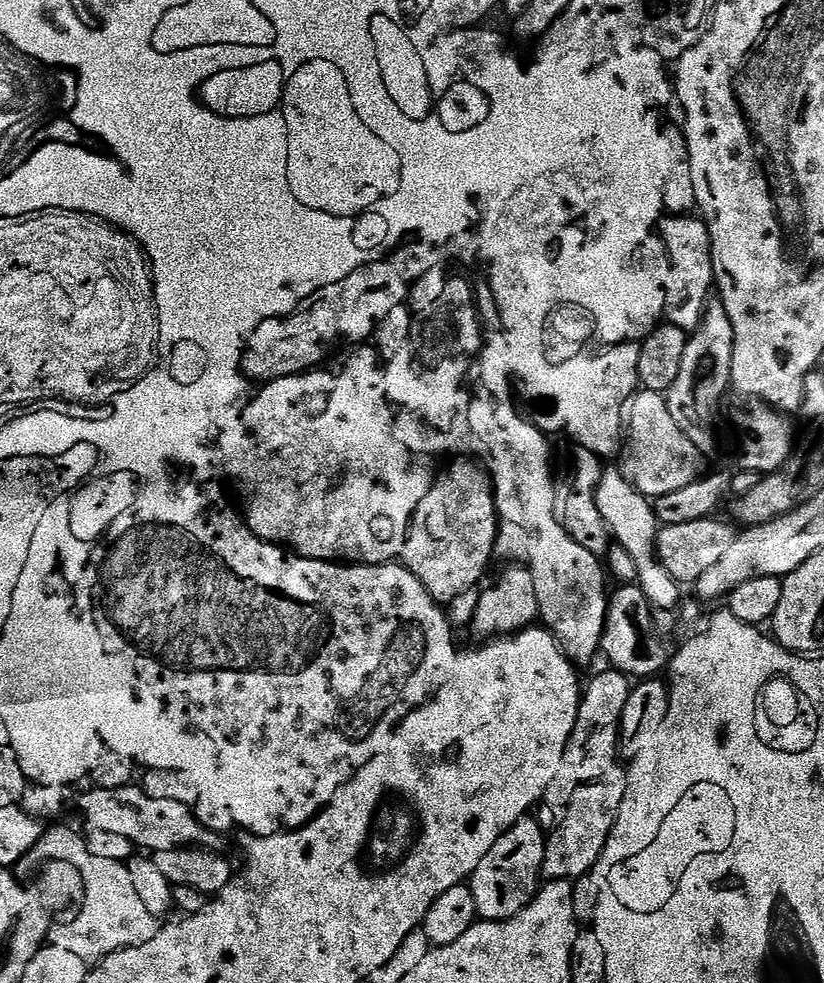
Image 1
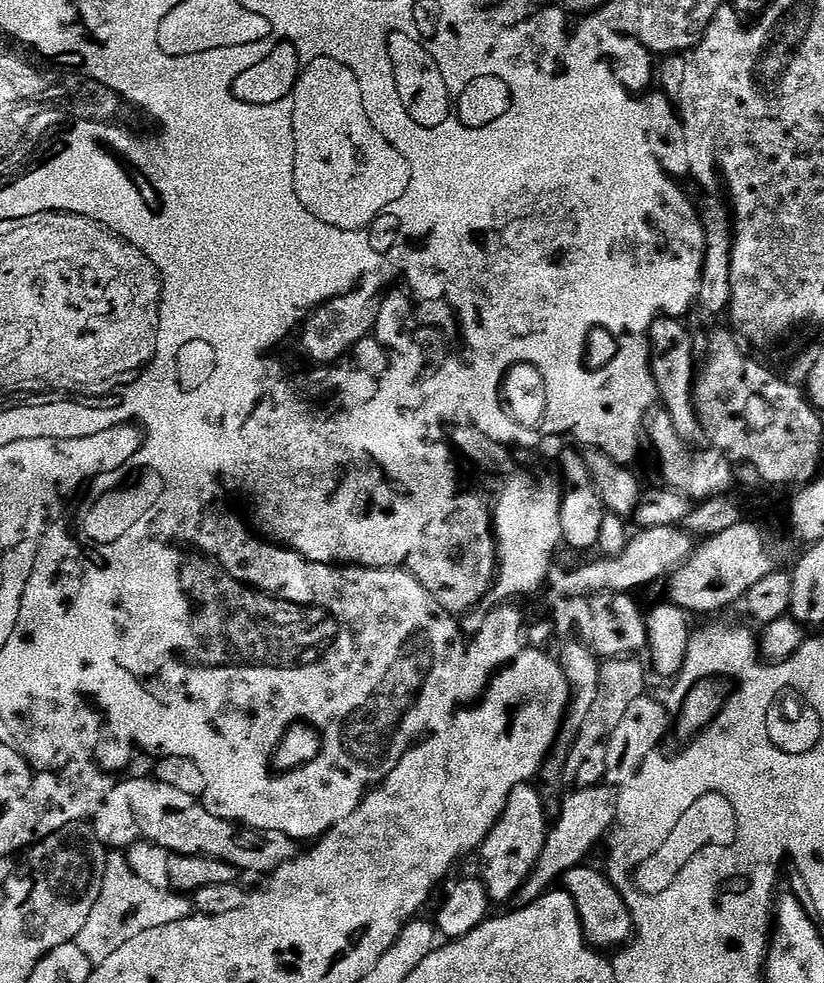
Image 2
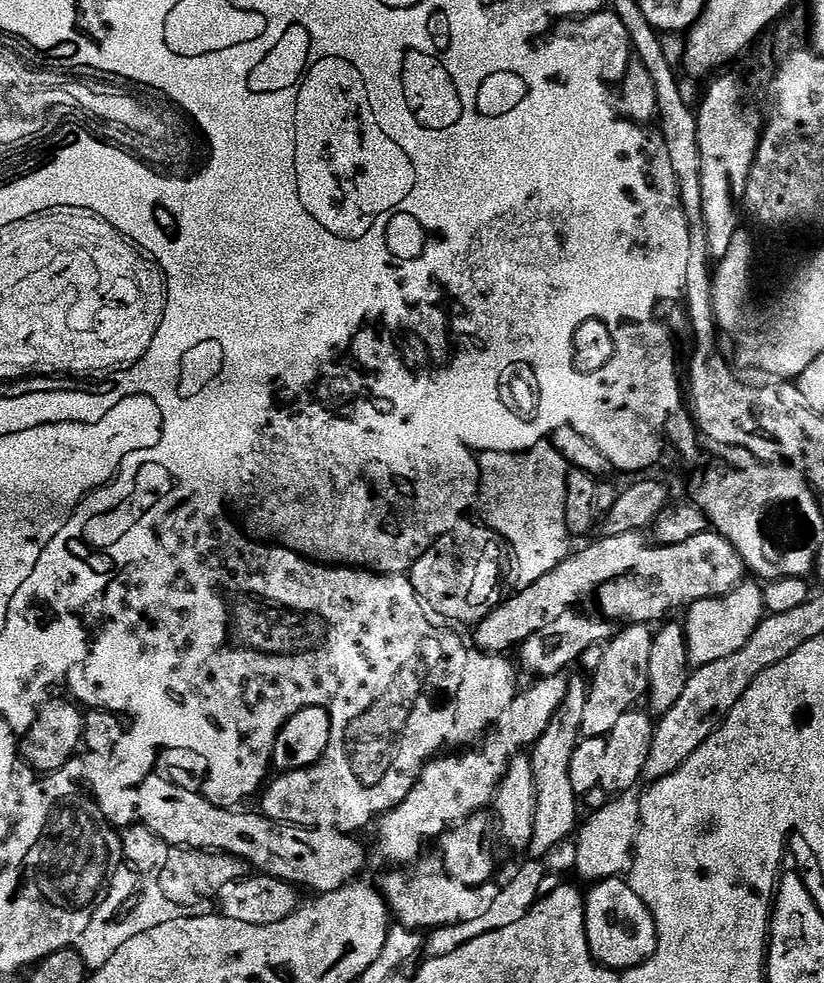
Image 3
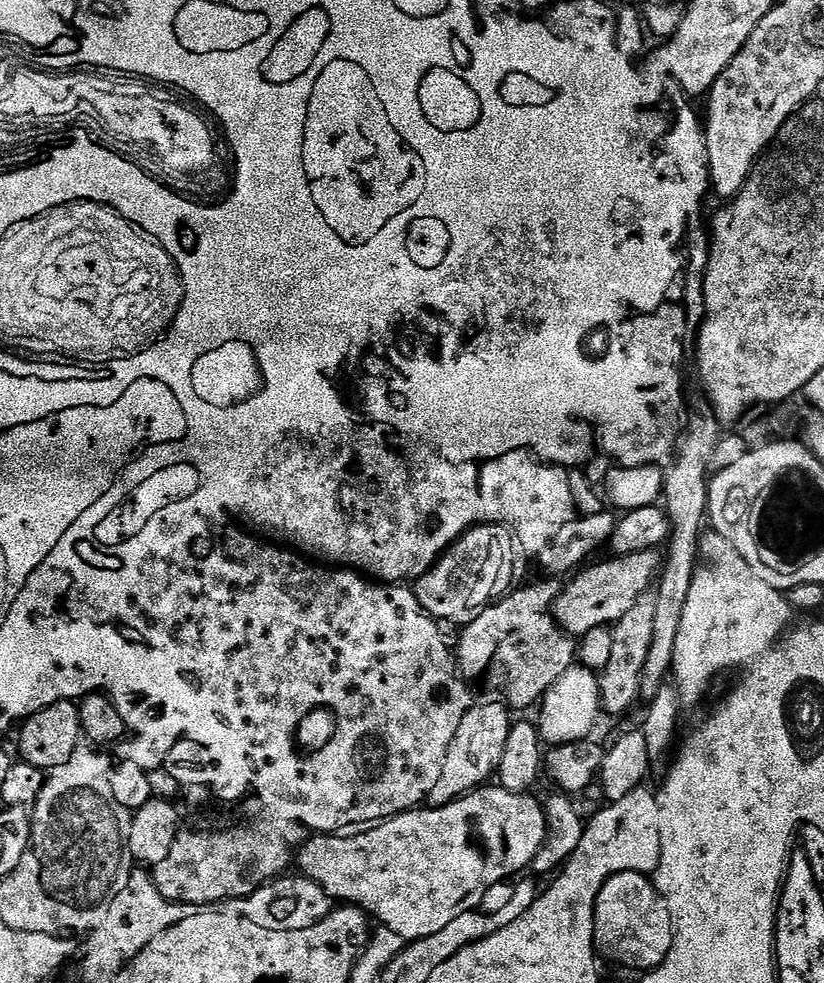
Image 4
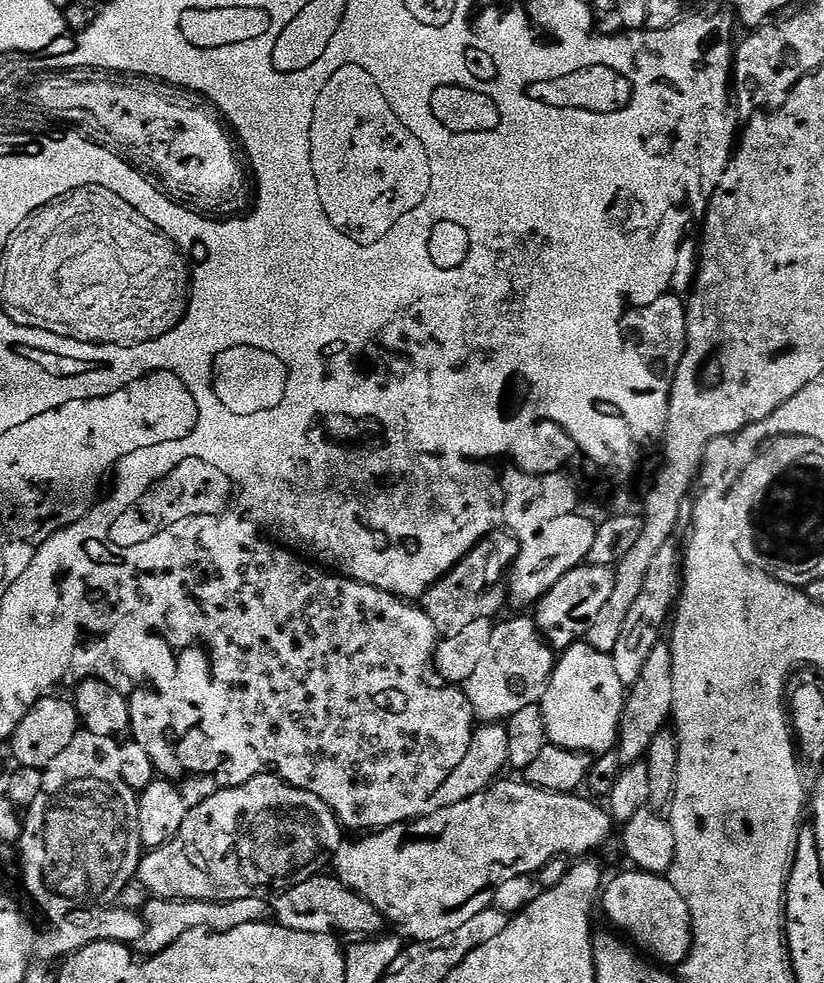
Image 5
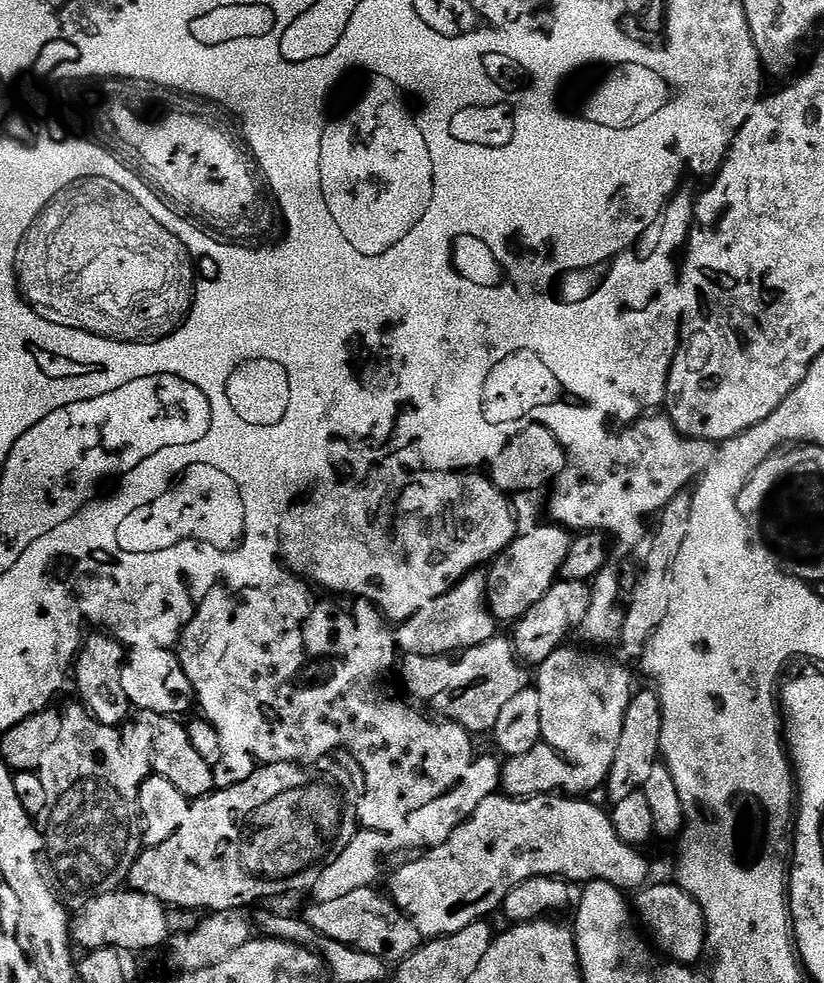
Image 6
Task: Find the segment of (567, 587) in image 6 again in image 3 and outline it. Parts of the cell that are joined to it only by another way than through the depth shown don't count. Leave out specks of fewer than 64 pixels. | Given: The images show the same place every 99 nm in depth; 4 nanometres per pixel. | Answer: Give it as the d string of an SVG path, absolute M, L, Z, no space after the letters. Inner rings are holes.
M709 530L694 538L686 538L686 542L678 546L662 544L645 547L640 561L626 575L603 584L598 590L598 597L600 608L605 612L601 613L609 621L651 625L652 620L663 621L668 616L667 612L675 608L683 609L703 600L730 594L745 580L746 565L738 548L720 532Z

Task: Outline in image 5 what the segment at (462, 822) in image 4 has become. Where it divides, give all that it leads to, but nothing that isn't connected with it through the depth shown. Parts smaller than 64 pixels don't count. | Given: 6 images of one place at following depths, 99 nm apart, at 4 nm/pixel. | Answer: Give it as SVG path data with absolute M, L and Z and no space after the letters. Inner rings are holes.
M497 779L483 792L469 797L449 809L446 816L452 819L452 828L435 828L431 821L425 820L421 829L416 828L416 832L411 831L410 834L404 834L400 828L393 832L387 832L384 836L379 836L373 831L371 834L365 835L368 837L365 840L358 841L357 844L353 844L353 842L345 843L342 846L342 850L337 852L334 857L334 865L336 864L337 872L335 872L335 875L350 891L357 892L366 902L370 902L371 906L376 907L389 925L397 924L401 928L399 931L405 937L407 937L406 935L409 936L407 938L409 941L430 942L434 938L442 938L445 934L450 934L450 930L460 929L466 922L470 922L470 918L474 918L474 914L482 914L482 910L486 910L490 906L490 894L495 892L496 888L502 886L504 882L519 876L531 877L533 874L539 873L540 869L546 867L552 860L571 858L570 856L576 856L572 858L591 857L596 854L592 852L598 851L611 838L614 821L611 815L603 807L600 809L594 801L583 800L580 794L548 792L545 788L535 788L533 784L527 782L519 784L516 780L504 779Z

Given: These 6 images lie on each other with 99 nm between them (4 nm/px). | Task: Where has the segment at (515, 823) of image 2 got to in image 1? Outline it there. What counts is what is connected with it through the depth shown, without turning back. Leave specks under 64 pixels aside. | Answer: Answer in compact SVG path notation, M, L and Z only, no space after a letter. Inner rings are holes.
M525 818L510 826L510 830L490 846L490 854L478 862L478 870L470 877L476 915L480 920L509 920L537 899L536 887L542 881L547 845L544 825L539 819Z

